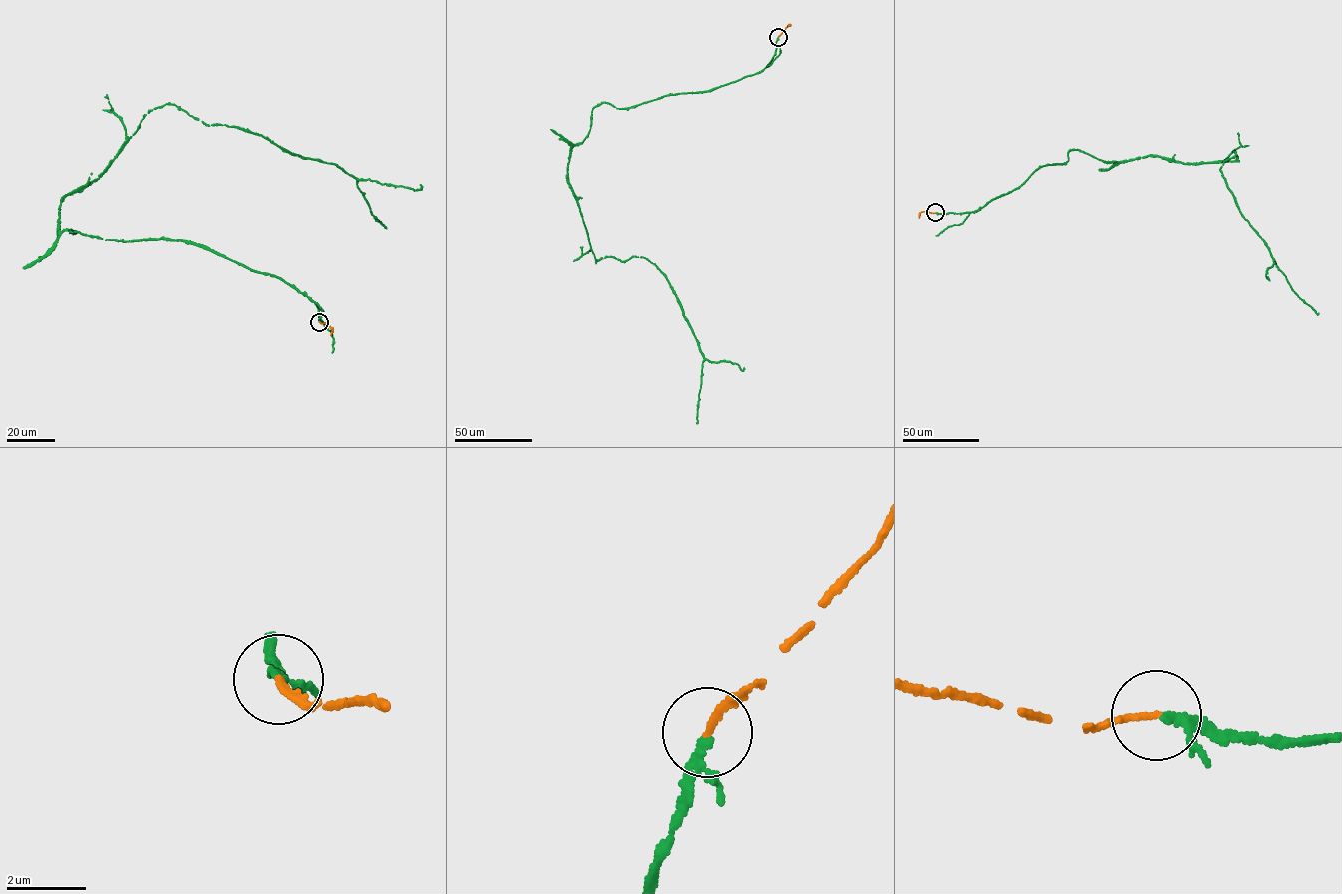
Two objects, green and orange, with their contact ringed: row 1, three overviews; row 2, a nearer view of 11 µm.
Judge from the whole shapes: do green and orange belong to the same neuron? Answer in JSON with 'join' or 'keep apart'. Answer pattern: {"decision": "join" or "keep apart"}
{"decision": "join"}

